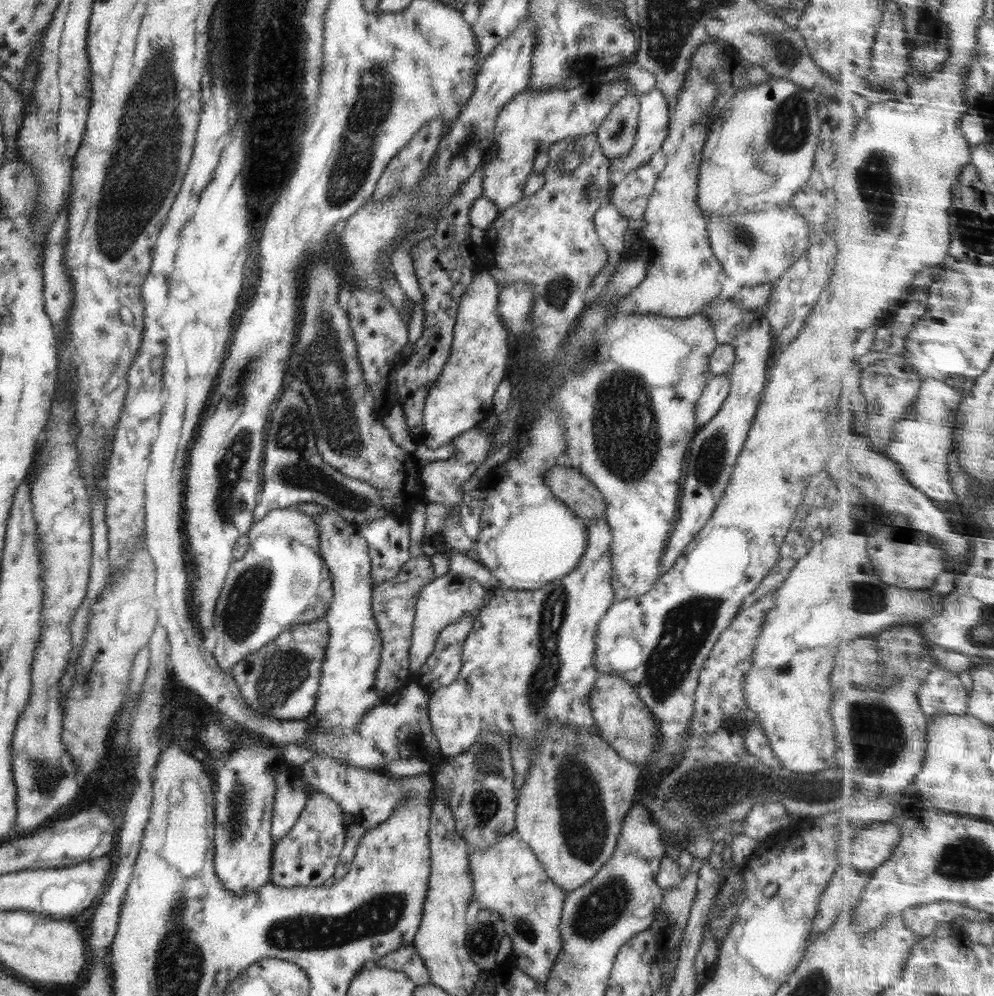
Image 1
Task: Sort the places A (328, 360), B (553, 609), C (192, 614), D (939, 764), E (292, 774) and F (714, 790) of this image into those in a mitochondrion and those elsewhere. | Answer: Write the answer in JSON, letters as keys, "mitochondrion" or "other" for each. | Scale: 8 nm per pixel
{"A":"mitochondrion","B":"mitochondrion","C":"other","D":"other","E":"other","F":"mitochondrion"}

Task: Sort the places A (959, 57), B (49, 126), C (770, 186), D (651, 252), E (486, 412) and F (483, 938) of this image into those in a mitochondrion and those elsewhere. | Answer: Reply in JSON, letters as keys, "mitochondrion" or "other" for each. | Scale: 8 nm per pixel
{"A":"other","B":"mitochondrion","C":"other","D":"other","E":"other","F":"mitochondrion"}

